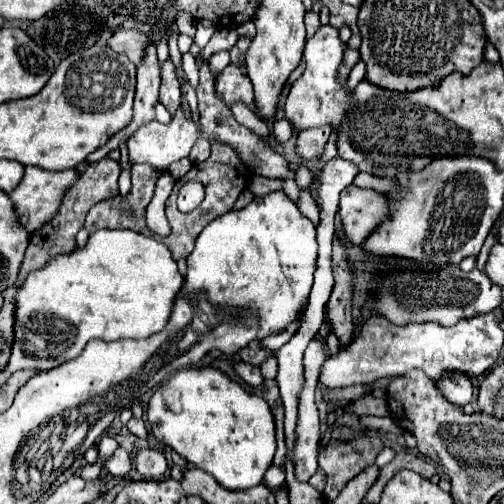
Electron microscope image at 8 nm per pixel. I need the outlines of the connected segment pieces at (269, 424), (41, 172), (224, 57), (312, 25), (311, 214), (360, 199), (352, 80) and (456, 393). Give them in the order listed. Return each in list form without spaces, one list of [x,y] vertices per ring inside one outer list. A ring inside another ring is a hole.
[[[184,368],[162,382],[148,400],[154,438],[176,450],[188,464],[212,474],[228,490],[260,486],[276,452],[276,424],[264,398],[248,394],[214,368]]]
[[[30,166],[26,168],[24,180],[10,192],[12,202],[16,204],[16,212],[22,220],[22,224],[28,228],[28,232],[36,232],[38,228],[42,228],[48,220],[52,220],[68,192],[68,188],[72,188],[72,184],[80,178],[78,170],[60,170],[60,172],[50,172],[38,166]]]
[[[219,51],[214,53],[209,59],[208,64],[210,64],[210,70],[212,74],[217,77],[224,68],[230,64],[230,54],[228,51]]]
[[[307,12],[305,15],[306,39],[310,39],[320,27],[319,14]]]
[[[309,190],[301,191],[300,198],[296,201],[296,204],[302,214],[309,218],[315,226],[319,225],[320,212]]]
[[[350,184],[340,194],[338,212],[348,240],[354,244],[362,244],[380,224],[390,218],[390,202],[386,194]]]
[[[358,60],[358,64],[352,68],[350,78],[348,78],[348,86],[350,86],[350,90],[364,78],[364,74],[366,74],[366,64],[364,64],[362,60]]]
[[[442,372],[440,378],[434,378],[434,384],[456,406],[466,406],[472,398],[472,382],[466,372]]]

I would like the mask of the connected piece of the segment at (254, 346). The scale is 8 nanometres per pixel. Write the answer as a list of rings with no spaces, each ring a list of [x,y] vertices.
[[[252,342],[252,344],[248,344],[246,348],[242,348],[242,350],[238,352],[238,358],[240,358],[242,362],[248,362],[248,364],[258,366],[258,364],[264,362],[264,358],[268,358],[268,356],[272,356],[272,354],[274,354],[274,352],[272,352],[272,350],[264,350],[264,348],[260,346],[260,342]]]

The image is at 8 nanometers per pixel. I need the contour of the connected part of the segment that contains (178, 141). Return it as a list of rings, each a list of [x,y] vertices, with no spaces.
[[[182,112],[176,114],[176,118],[172,118],[172,122],[160,124],[160,122],[150,122],[146,126],[142,126],[130,140],[128,140],[128,150],[130,150],[130,160],[134,164],[150,164],[154,166],[158,172],[166,172],[170,168],[170,164],[186,158],[190,154],[192,144],[196,142],[198,136],[198,126],[192,120],[186,120],[182,116]]]

